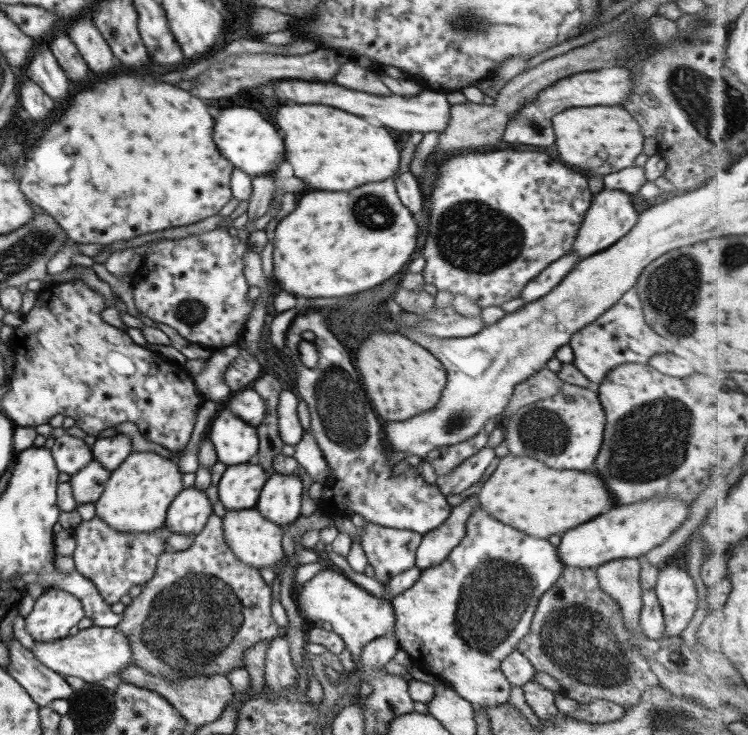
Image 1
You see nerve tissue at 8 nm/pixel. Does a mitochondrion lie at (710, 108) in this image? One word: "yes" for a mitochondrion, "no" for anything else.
yes

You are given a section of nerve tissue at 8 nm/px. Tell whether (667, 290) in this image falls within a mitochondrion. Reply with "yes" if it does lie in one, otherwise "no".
yes

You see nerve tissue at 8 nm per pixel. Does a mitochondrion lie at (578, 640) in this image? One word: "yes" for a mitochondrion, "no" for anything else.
yes

